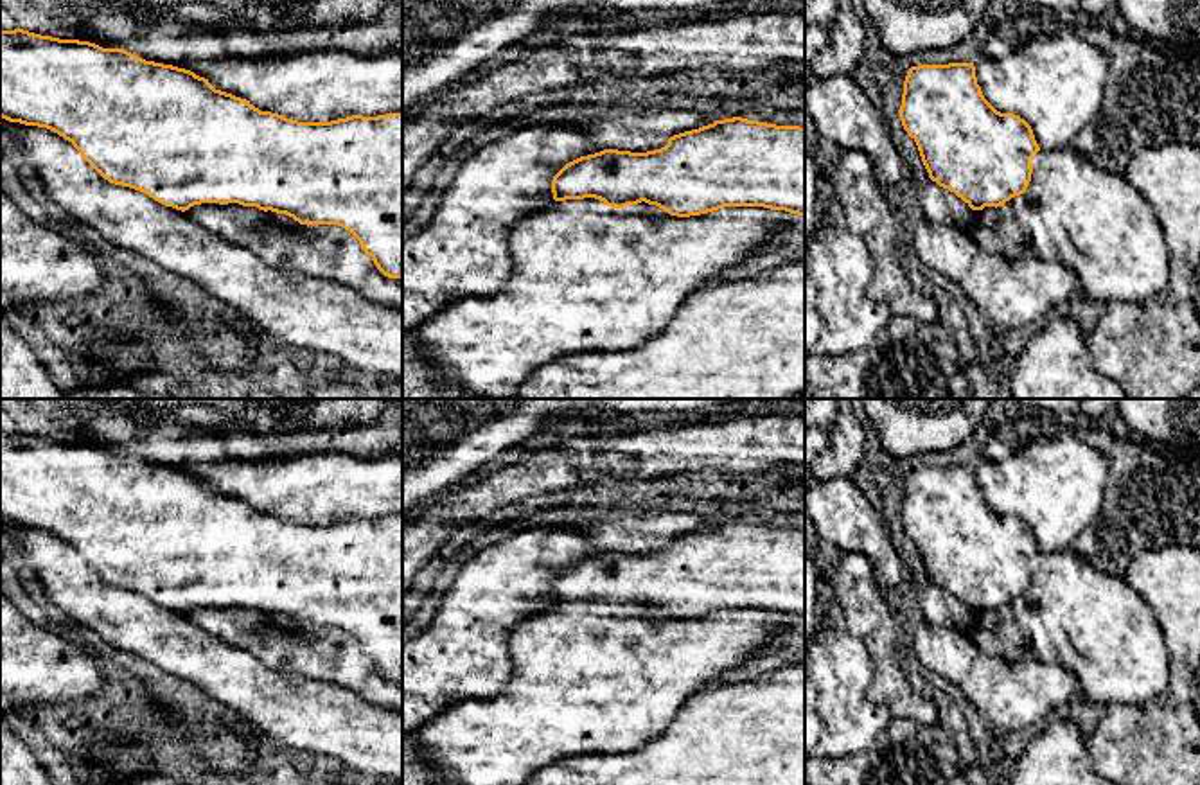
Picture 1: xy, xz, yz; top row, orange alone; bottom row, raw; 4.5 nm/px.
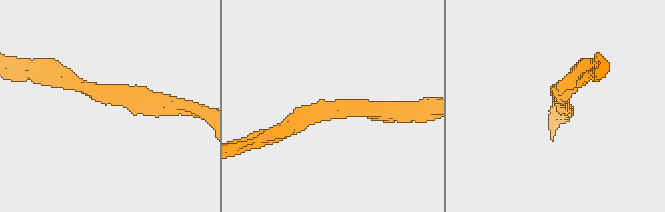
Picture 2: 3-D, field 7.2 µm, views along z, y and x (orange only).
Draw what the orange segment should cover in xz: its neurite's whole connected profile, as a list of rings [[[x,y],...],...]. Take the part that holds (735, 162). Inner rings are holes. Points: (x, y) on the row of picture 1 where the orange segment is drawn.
[[[742,117],[715,120],[670,137],[661,149],[604,149],[580,156],[553,176],[551,192],[555,201],[595,198],[613,208],[645,201],[677,217],[724,207],[763,207],[805,216],[805,128]]]

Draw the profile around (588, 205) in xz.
[[[595,198],[559,201],[557,208],[521,219],[510,228],[512,273],[494,296],[465,296],[447,304],[410,331],[422,357],[451,375],[474,399],[508,399],[539,366],[582,352],[623,352],[654,338],[677,307],[704,289],[706,282],[760,253],[767,237],[799,216],[763,207],[724,207],[708,214],[677,217],[645,201],[623,208]]]

